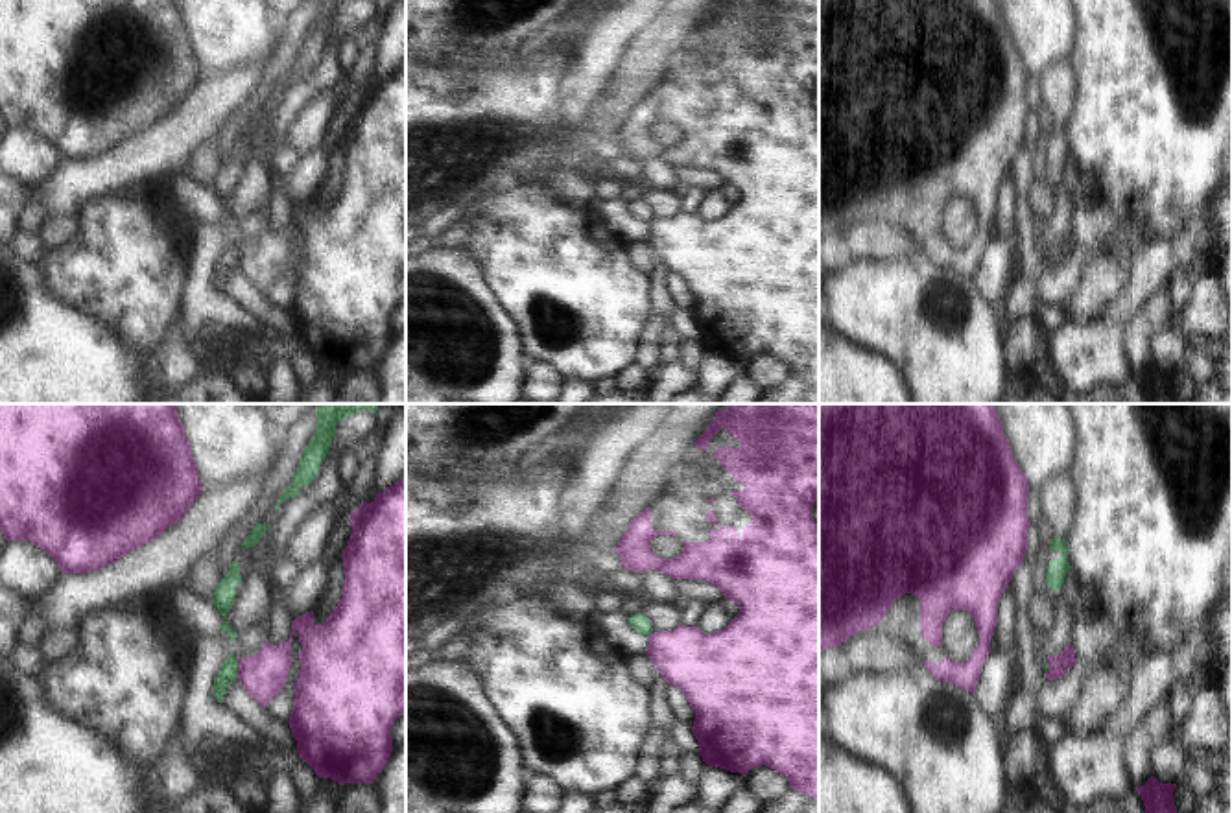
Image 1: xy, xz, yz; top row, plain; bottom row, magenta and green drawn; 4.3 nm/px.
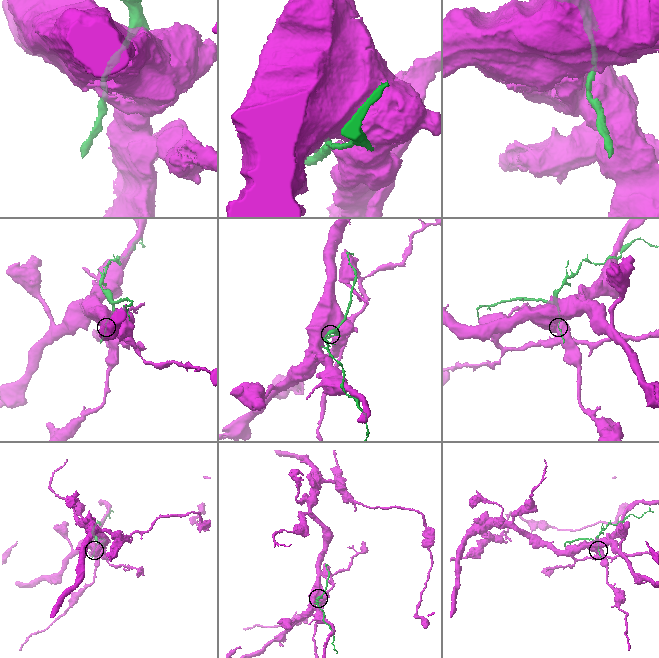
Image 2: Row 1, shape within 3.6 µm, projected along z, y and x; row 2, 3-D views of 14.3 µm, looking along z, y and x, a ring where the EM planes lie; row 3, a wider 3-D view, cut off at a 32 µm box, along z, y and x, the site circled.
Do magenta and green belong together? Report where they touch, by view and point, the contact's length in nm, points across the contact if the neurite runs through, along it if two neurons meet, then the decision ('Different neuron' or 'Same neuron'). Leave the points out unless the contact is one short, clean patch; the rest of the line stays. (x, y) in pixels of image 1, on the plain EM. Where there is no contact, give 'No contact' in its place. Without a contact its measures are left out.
Touches magenta at xy (240, 255). Shared border 100 nm. Boundary: xy (236, 244), (238, 264). Different neuron

